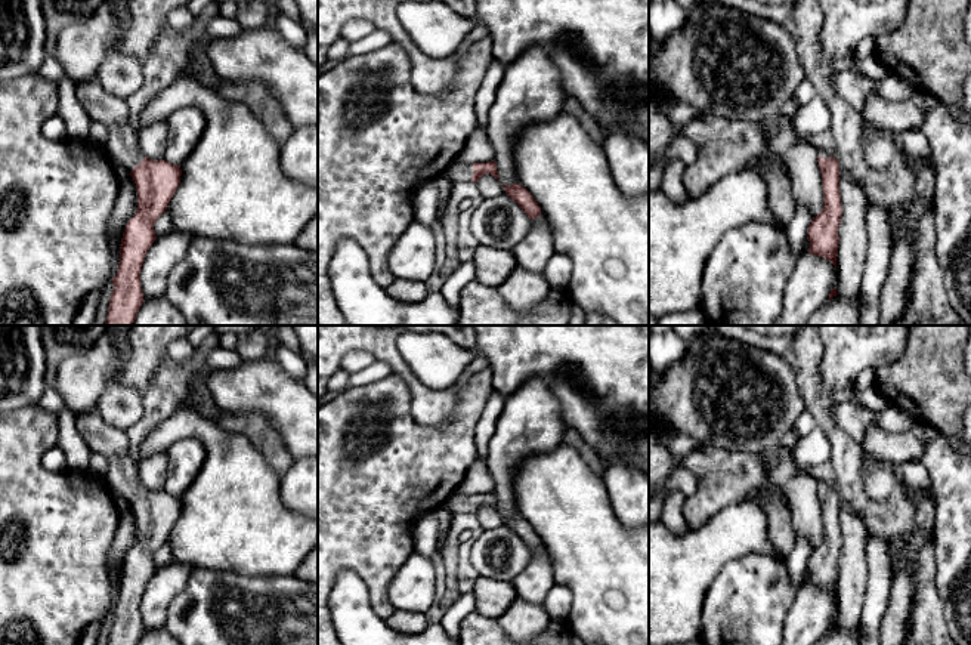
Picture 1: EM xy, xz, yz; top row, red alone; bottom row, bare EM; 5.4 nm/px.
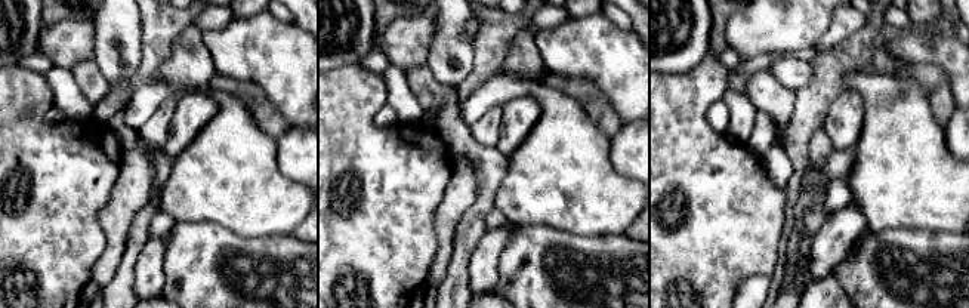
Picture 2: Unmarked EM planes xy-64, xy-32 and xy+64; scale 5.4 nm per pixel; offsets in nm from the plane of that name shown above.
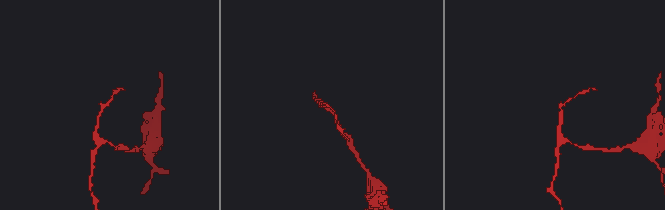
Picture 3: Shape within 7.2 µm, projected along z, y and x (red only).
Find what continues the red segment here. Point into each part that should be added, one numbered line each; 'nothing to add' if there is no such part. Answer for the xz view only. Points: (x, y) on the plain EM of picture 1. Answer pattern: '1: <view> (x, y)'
1: xz (457, 503)

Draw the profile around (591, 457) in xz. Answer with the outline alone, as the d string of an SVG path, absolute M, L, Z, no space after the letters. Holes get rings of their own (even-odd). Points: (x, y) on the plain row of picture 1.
M568 428L563 433L563 442L573 445L587 462L587 465L603 478L604 465L596 450L588 445L578 430Z

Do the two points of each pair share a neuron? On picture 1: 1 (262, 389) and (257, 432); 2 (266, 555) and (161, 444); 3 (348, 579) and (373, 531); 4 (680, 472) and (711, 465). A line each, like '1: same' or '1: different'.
1: different
2: same
3: different
4: different

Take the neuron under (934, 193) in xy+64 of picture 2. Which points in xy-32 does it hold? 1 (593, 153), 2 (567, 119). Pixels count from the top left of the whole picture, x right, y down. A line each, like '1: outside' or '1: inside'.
1: inside
2: inside

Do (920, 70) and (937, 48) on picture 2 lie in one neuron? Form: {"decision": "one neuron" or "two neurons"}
{"decision": "two neurons"}

